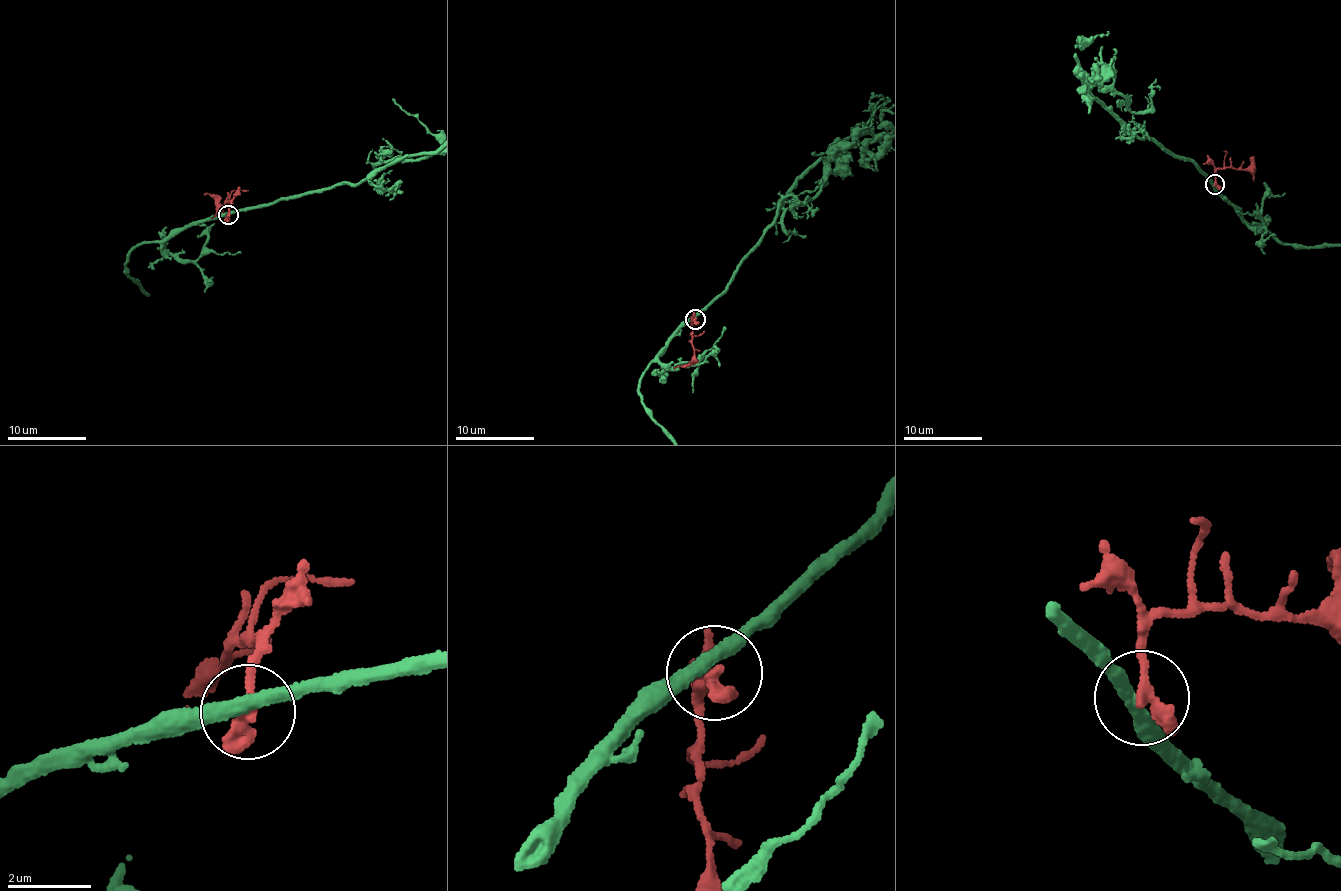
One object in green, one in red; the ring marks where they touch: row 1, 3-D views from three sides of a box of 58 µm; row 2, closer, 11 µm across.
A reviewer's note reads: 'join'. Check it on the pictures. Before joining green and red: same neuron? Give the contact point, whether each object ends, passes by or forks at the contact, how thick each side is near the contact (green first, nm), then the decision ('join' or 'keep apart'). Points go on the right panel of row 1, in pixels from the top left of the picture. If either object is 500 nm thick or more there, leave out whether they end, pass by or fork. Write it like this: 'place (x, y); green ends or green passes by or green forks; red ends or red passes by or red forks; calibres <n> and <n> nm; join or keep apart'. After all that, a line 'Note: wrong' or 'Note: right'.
place (1215, 184); green passes by; red ends; calibres 320 and 360 nm; keep apart
Note: wrong

